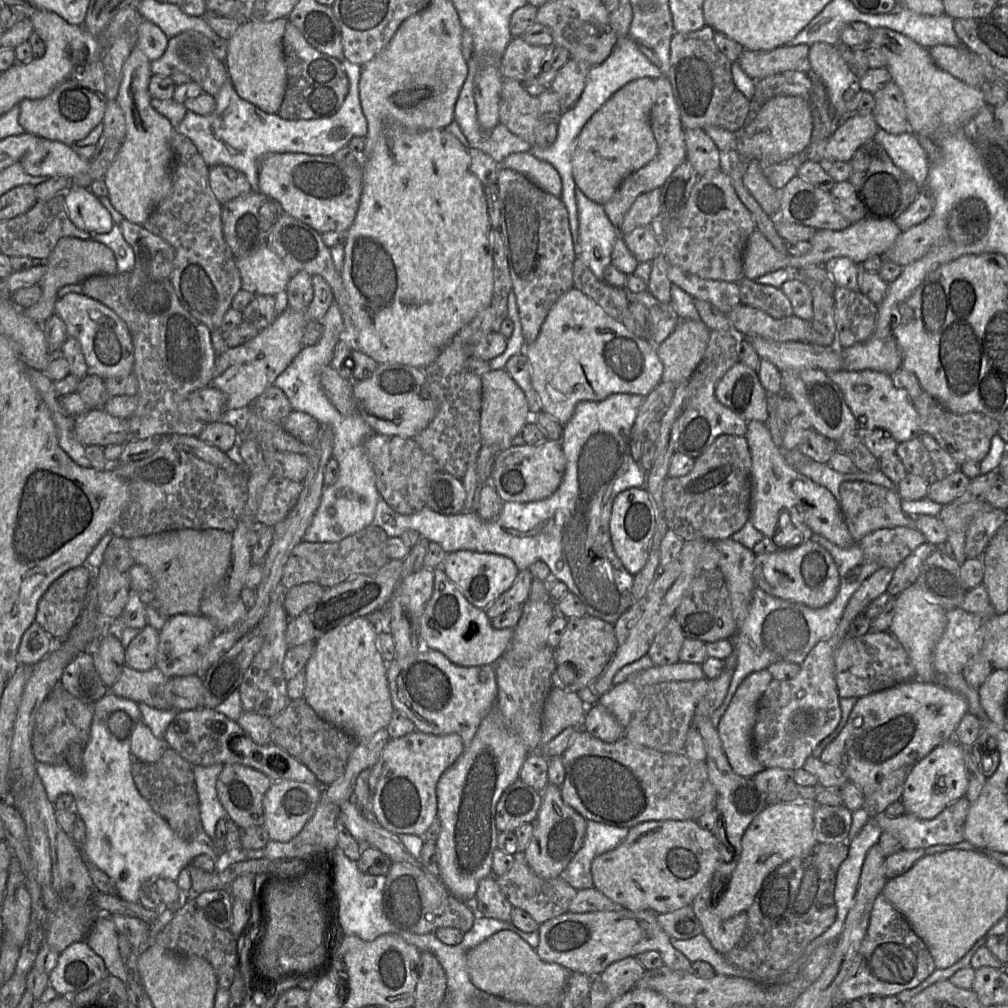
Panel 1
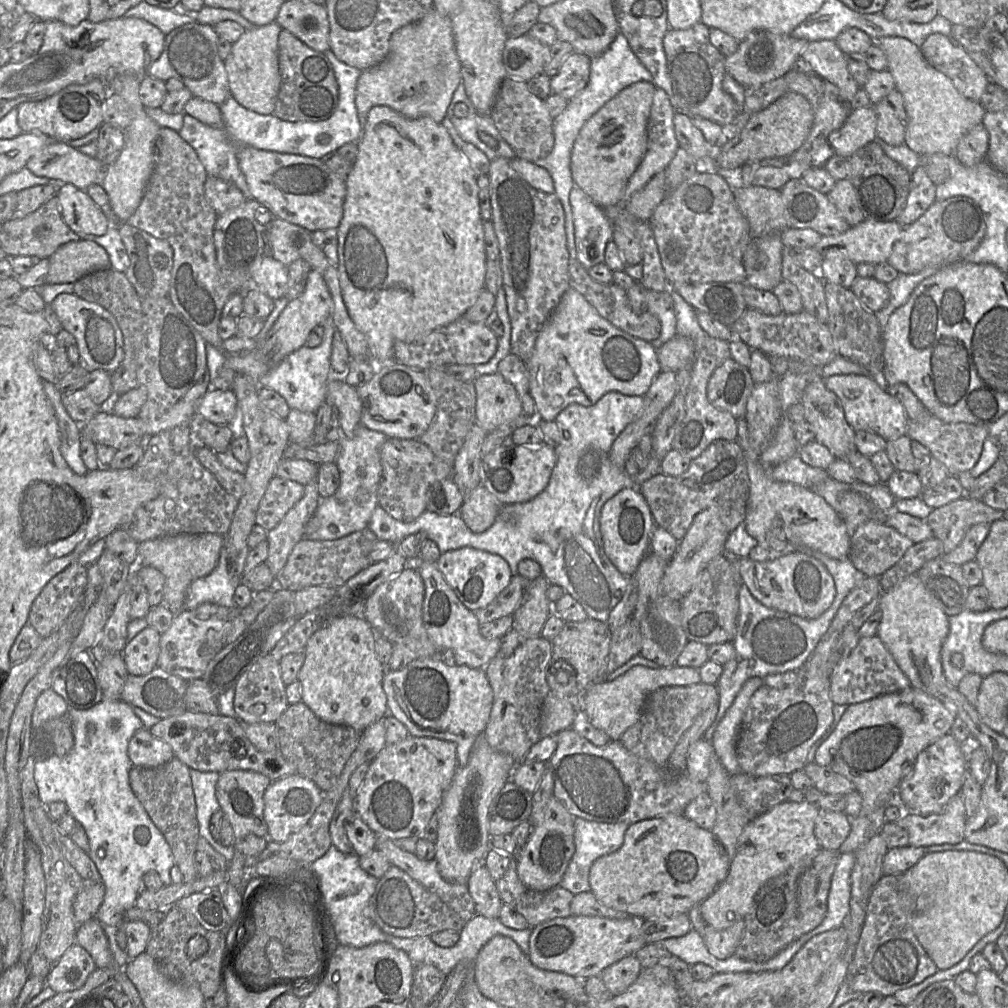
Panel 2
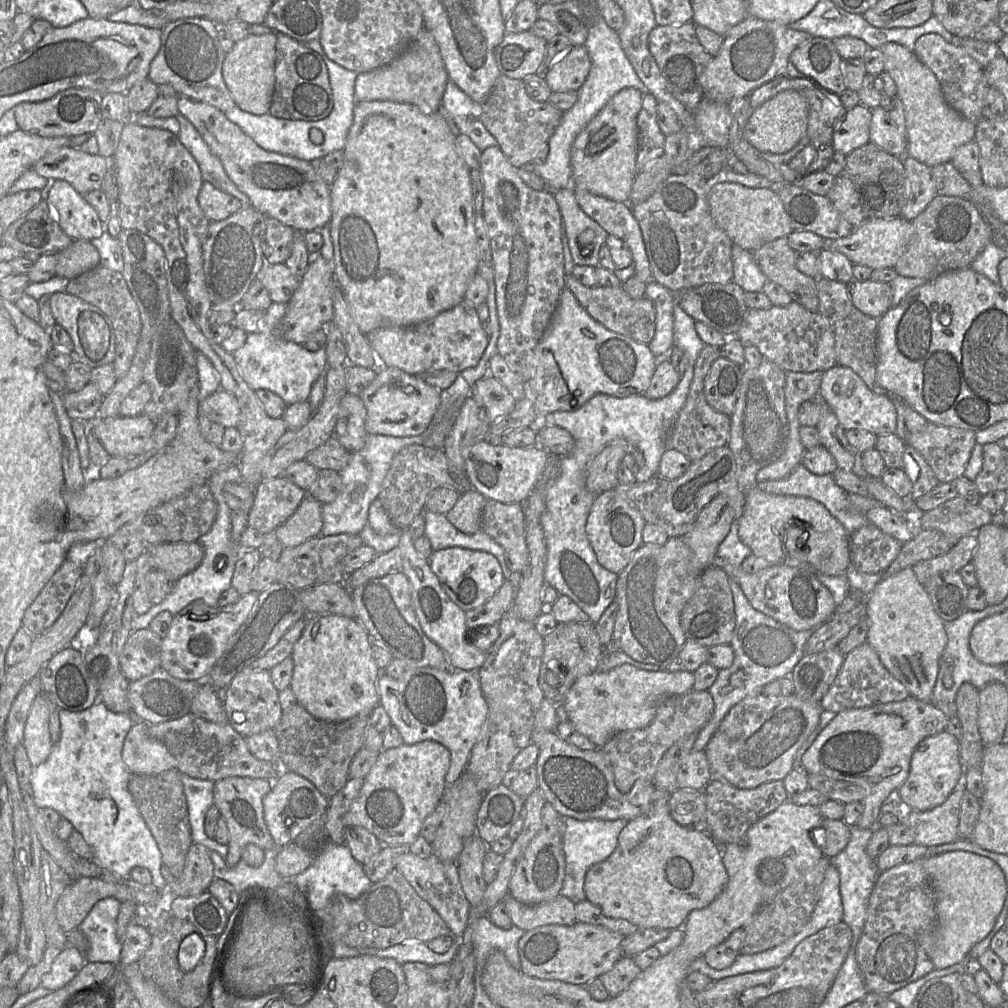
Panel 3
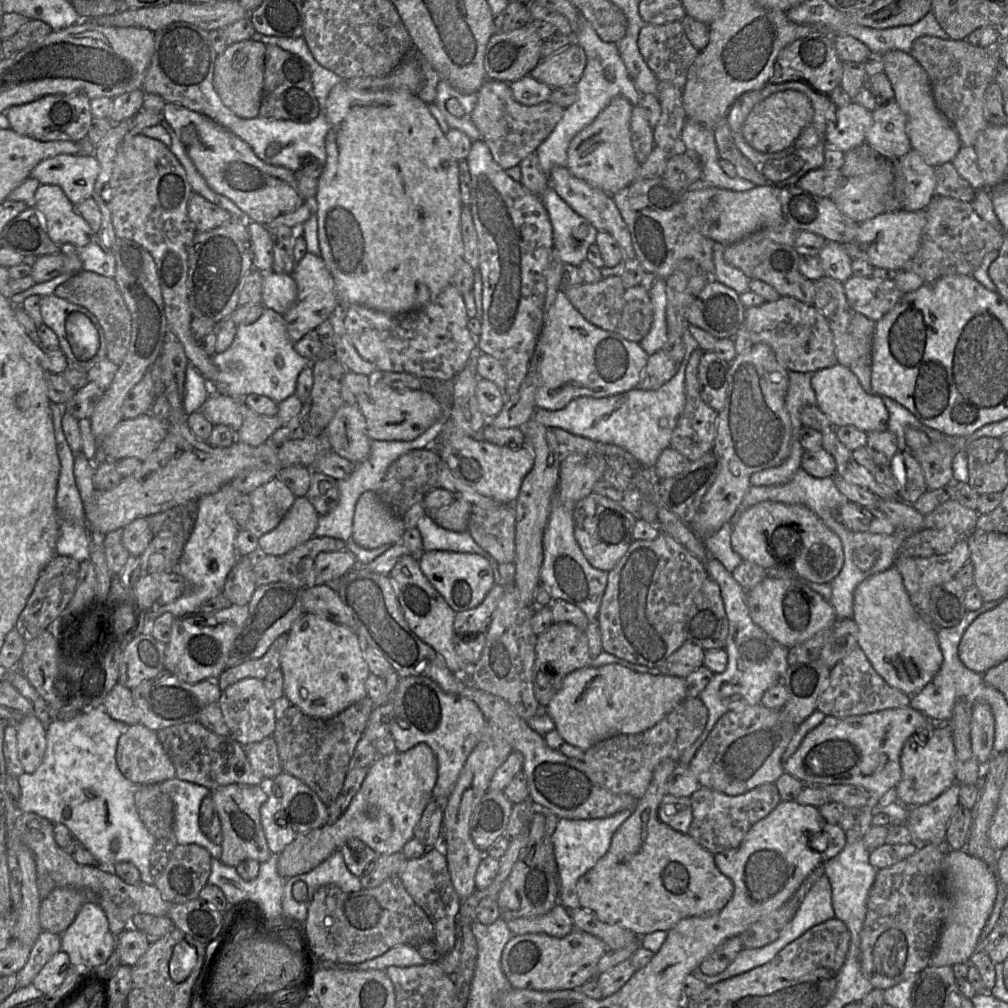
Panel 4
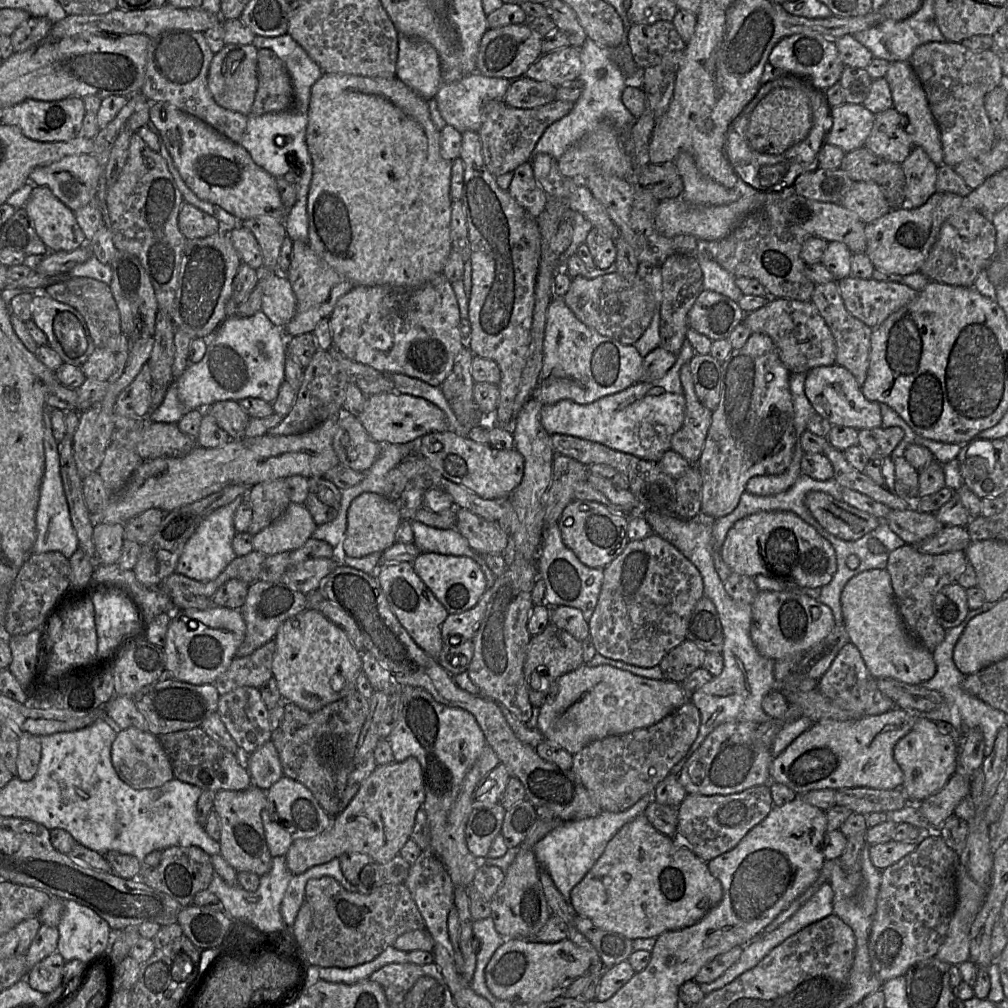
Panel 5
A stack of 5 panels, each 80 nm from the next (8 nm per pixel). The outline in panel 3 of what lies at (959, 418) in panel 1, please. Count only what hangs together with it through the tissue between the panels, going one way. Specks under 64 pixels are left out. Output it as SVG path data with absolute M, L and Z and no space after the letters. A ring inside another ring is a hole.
M928 423L923 432L907 433L906 444L915 448L933 470L940 483L953 482L963 476L976 442L976 432Z

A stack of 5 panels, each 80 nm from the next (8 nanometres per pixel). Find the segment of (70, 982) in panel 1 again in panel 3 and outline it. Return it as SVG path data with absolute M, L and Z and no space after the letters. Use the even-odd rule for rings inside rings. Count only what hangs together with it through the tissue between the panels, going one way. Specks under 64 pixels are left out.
M66 946L55 958L50 970L43 975L40 986L51 992L58 990L72 981L87 963L84 952L75 946Z

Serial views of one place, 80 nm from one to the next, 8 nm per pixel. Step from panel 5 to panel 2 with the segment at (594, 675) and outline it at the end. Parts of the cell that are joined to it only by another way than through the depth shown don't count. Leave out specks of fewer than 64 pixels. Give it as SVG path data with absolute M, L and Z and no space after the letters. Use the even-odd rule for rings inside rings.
M634 666L612 681L592 684L578 699L578 710L583 711L589 722L604 731L611 741L620 736L640 718L648 696L655 690L668 686L687 686L701 682L699 669L692 667L659 667L656 669Z

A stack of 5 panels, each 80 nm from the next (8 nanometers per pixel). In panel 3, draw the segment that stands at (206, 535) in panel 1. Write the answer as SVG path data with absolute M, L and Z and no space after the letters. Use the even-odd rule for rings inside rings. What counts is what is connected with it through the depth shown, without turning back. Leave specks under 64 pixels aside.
M197 542L160 543L149 546L154 568L162 570L174 580L195 570L204 556L203 547Z

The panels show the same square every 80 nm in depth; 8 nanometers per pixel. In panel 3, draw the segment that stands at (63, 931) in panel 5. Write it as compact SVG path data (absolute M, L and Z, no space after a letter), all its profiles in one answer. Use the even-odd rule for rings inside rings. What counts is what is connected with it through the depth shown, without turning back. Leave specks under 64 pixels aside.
M114 897L99 900L78 929L88 941L84 952L88 962L120 963L122 943L116 936L116 920L121 902Z

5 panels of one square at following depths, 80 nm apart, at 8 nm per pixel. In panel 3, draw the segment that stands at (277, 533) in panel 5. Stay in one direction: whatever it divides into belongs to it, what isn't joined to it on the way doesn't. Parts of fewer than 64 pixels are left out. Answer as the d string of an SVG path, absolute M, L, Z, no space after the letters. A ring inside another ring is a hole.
M309 495L274 532L284 548L298 546L316 537L322 527L322 505Z

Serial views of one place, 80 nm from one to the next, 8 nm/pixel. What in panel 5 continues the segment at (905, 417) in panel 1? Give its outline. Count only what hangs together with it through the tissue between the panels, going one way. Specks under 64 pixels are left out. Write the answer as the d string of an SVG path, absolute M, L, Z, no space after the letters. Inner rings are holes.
M838 364L818 366L806 373L805 394L816 413L832 425L855 428L857 430L879 428L882 424L881 404L868 400L854 375Z

